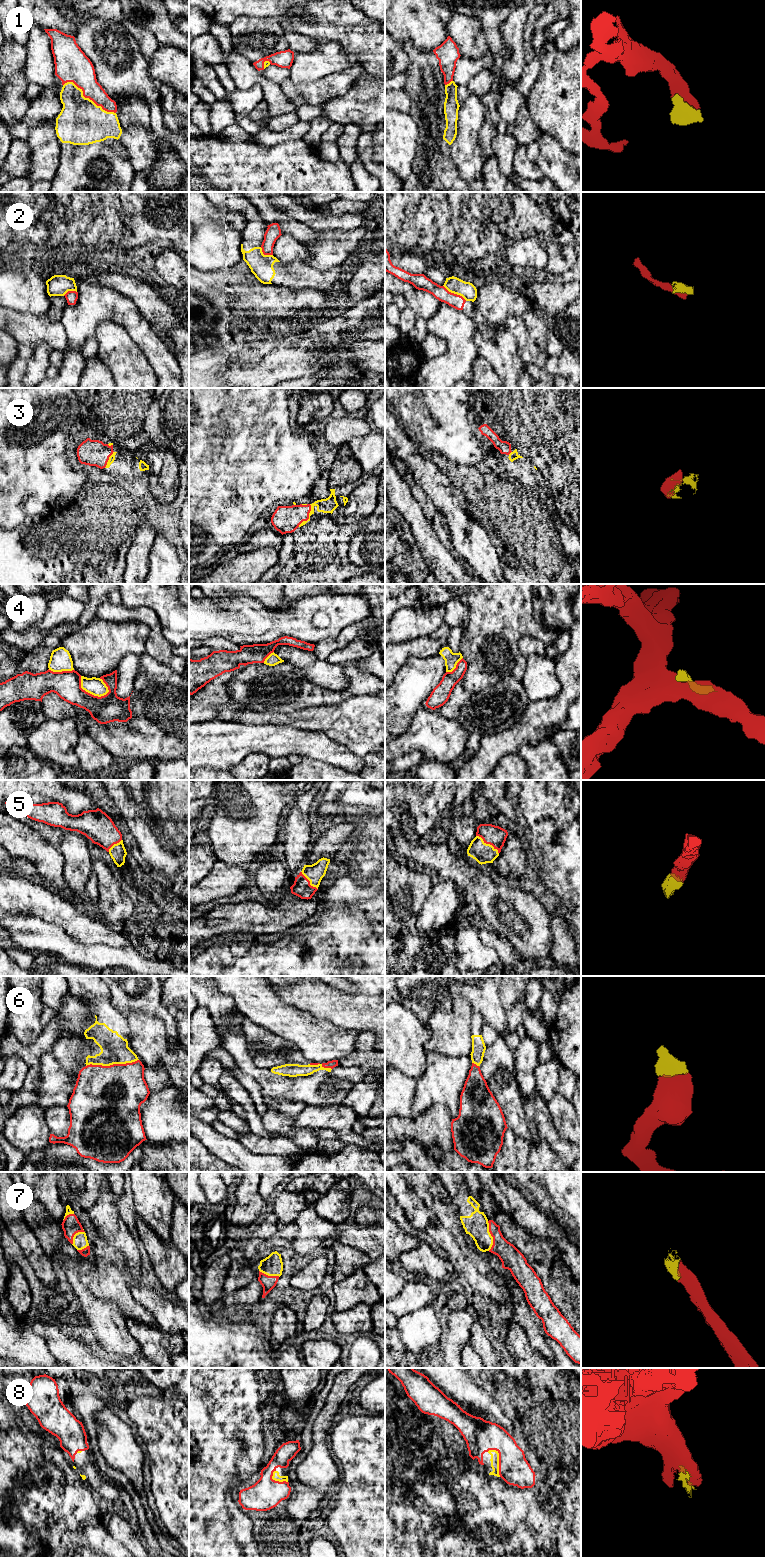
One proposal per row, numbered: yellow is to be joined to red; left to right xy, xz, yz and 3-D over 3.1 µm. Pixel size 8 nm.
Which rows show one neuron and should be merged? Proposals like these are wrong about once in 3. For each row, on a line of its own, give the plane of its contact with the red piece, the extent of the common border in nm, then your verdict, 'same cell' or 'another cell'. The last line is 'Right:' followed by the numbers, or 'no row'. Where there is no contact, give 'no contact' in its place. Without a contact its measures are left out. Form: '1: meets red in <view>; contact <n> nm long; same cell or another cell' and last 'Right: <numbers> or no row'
1: meets red in xy; contact 480 nm long; same cell
2: meets red in yz; contact 220 nm long; another cell
3: meets red in xz; contact 200 nm long; same cell
4: meets red in xy; contact 260 nm long; another cell
5: meets red in yz; contact 240 nm long; same cell
6: meets red in xy; contact 420 nm long; same cell
7: meets red in yz; contact 240 nm long; same cell
8: meets red in yz; contact 240 nm long; same cell
Right: 1, 3, 5, 6, 7, 8

